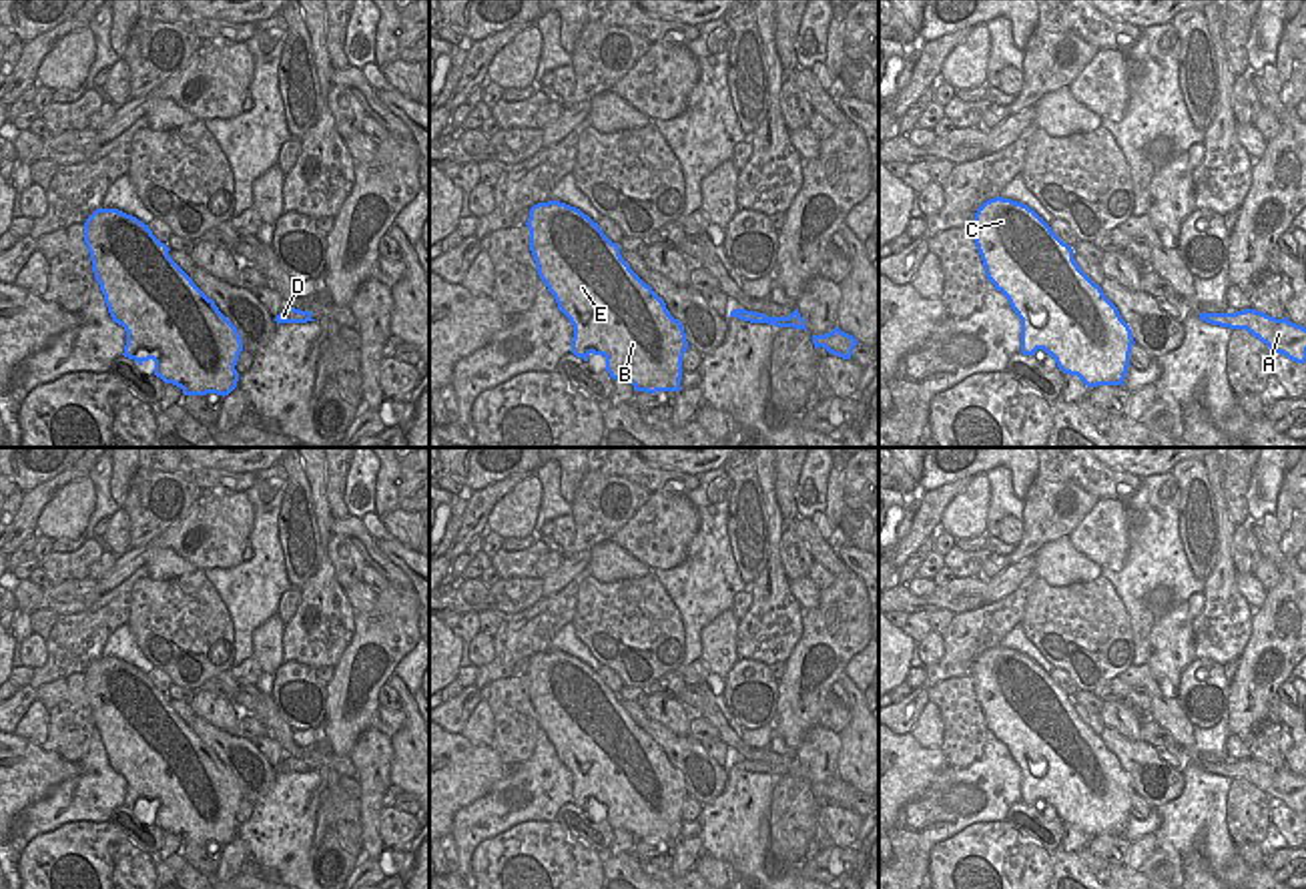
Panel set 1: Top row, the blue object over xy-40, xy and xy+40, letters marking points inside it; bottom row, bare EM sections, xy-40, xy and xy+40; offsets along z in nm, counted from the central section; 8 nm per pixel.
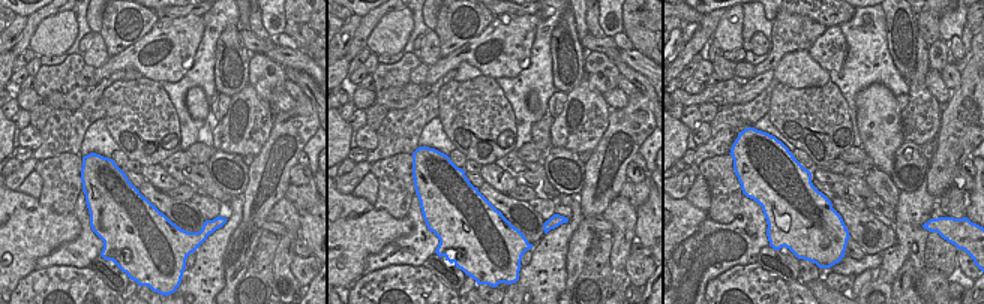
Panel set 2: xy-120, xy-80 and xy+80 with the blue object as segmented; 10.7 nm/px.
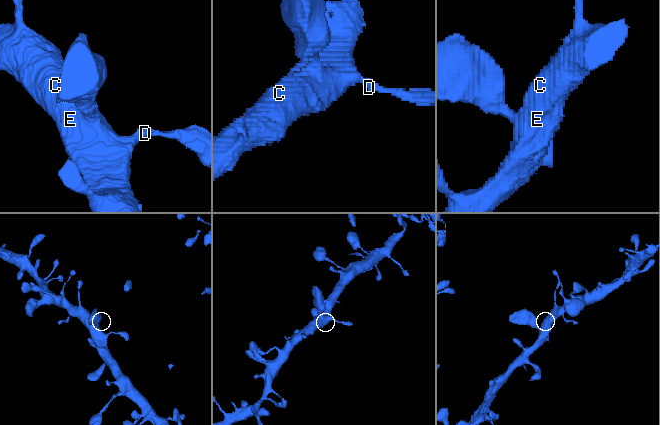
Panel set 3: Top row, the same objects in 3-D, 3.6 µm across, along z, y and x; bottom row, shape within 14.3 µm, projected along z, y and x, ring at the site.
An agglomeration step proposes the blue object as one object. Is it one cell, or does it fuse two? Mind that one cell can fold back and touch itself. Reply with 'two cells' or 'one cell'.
one cell

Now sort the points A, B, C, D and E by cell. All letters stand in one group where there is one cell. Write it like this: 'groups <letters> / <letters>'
groups A B C D E

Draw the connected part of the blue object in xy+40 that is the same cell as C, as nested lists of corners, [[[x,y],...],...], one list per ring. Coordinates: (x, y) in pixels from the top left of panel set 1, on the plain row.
[[[1003,646],[977,658],[973,684],[987,730],[1021,769],[1021,803],[1043,799],[1063,823],[1077,825],[1087,837],[1123,835],[1135,793],[1131,779],[1101,736],[1079,718],[1073,698],[1033,658]]]

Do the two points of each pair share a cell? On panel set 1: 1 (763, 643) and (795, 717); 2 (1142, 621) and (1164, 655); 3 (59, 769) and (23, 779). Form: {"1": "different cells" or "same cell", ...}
{"1": "different cells", "2": "different cells", "3": "same cell"}

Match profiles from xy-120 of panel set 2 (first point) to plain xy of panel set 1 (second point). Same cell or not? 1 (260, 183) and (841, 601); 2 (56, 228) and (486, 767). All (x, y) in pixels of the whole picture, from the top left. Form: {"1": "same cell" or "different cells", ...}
{"1": "same cell", "2": "same cell"}

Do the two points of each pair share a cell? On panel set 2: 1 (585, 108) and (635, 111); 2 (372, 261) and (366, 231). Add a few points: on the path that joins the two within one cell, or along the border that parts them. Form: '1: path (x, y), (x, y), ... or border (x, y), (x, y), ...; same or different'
1: border (609, 111), (609, 125), (596, 144); different
2: border (401, 235), (371, 253), (362, 274); different

